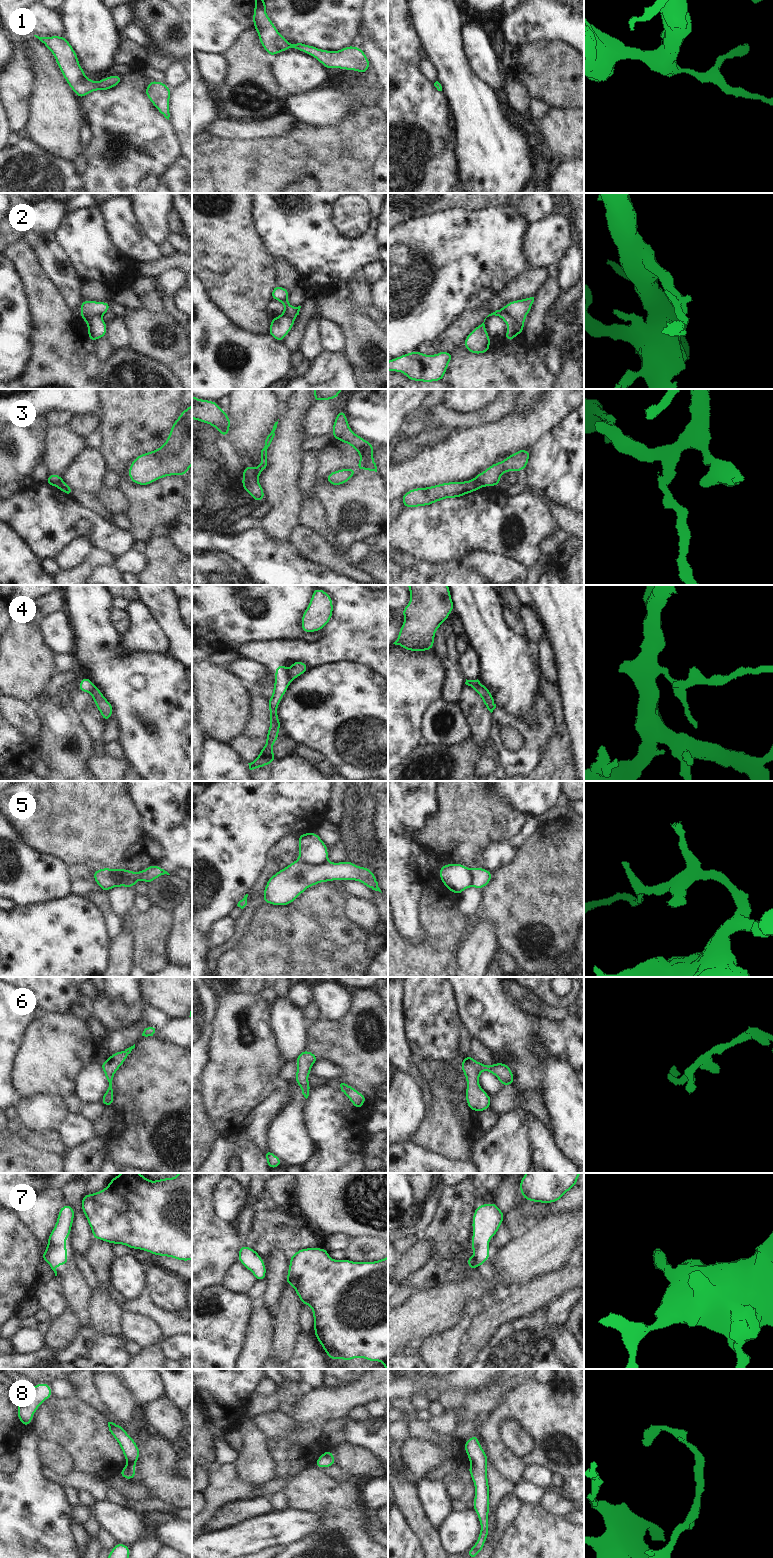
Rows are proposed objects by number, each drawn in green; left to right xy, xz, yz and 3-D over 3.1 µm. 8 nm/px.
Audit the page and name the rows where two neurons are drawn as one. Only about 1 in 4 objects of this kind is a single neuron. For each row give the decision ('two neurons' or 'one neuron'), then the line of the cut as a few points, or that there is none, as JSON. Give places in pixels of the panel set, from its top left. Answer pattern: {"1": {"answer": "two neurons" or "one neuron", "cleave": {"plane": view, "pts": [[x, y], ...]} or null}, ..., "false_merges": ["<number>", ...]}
{"1": {"answer": "one neuron", "cleave": null}, "2": {"answer": "two neurons", "cleave": {"plane": "yz", "pts": [[501, 309], [506, 311], [523, 327]]}}, "3": {"answer": "two neurons", "cleave": {"plane": "yz", "pts": [[473, 479], [484, 485]]}}, "4": {"answer": "two neurons", "cleave": {"plane": "xz", "pts": [[286, 669], [290, 681]]}}, "5": {"answer": "two neurons", "cleave": {"plane": "xz", "pts": [[298, 859], [309, 863], [323, 863], [327, 860]]}}, "6": {"answer": "one neuron", "cleave": null}, "7": {"answer": "one neuron", "cleave": null}, "8": {"answer": "one neuron", "cleave": null}, "false_merges": ["2", "3", "4", "5"]}

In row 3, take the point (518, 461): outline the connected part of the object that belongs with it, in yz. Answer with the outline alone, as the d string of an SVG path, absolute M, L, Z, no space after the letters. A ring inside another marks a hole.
M520 449L519 451L509 455L501 462L496 462L490 465L487 469L474 477L474 480L479 481L485 487L500 486L500 477L503 473L508 473L510 470L520 472L526 469L530 451Z

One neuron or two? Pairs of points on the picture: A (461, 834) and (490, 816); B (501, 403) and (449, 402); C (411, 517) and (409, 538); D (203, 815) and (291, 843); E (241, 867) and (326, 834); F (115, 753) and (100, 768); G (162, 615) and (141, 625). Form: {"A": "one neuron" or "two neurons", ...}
{"A": "one neuron", "B": "two neurons", "C": "one neuron", "D": "two neurons", "E": "two neurons", "F": "two neurons", "G": "two neurons"}

